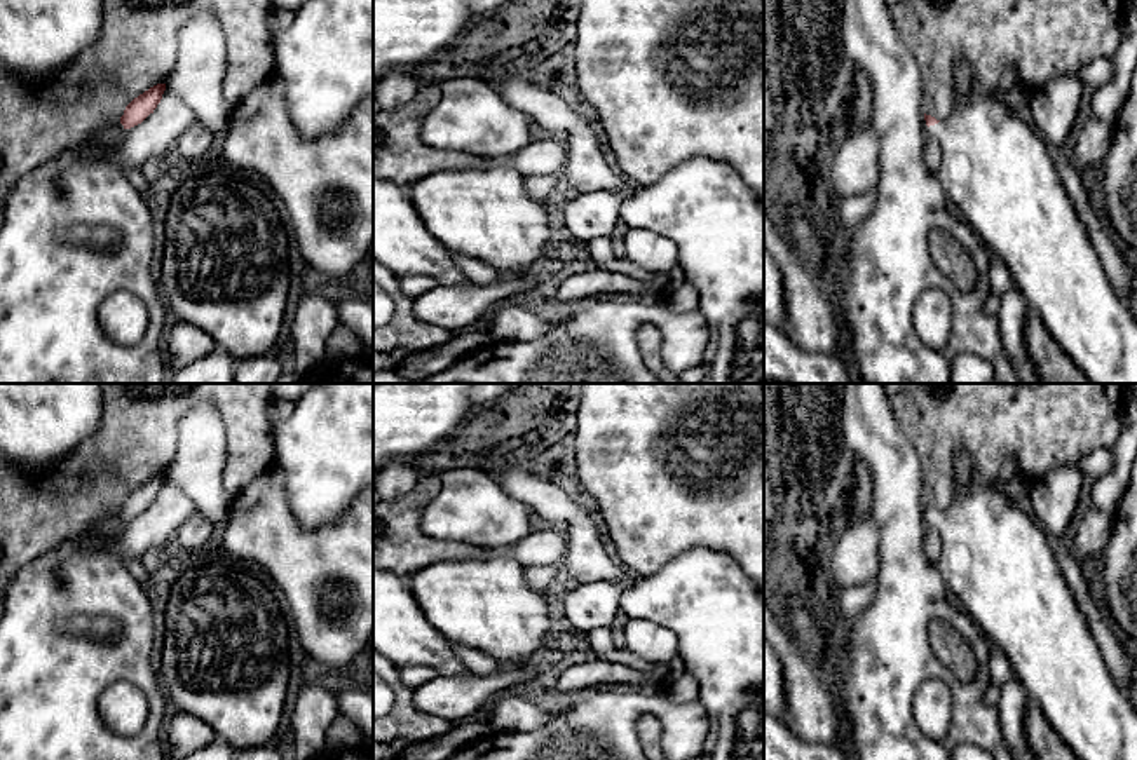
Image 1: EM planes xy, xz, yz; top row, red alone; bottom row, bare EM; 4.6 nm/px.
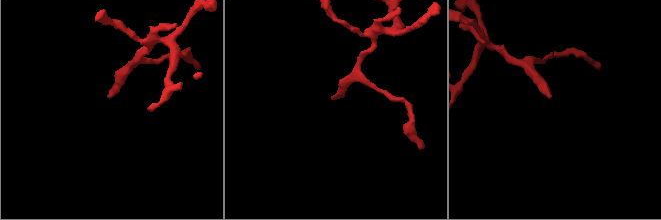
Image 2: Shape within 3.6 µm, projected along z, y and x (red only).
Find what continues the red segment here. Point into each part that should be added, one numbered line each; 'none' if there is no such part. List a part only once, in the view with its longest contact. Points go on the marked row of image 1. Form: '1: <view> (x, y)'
1: yz (996, 168)

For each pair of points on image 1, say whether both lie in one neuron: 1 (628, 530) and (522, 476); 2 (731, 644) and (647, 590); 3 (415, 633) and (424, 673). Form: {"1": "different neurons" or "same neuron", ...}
{"1": "different neurons", "2": "same neuron", "3": "different neurons"}

